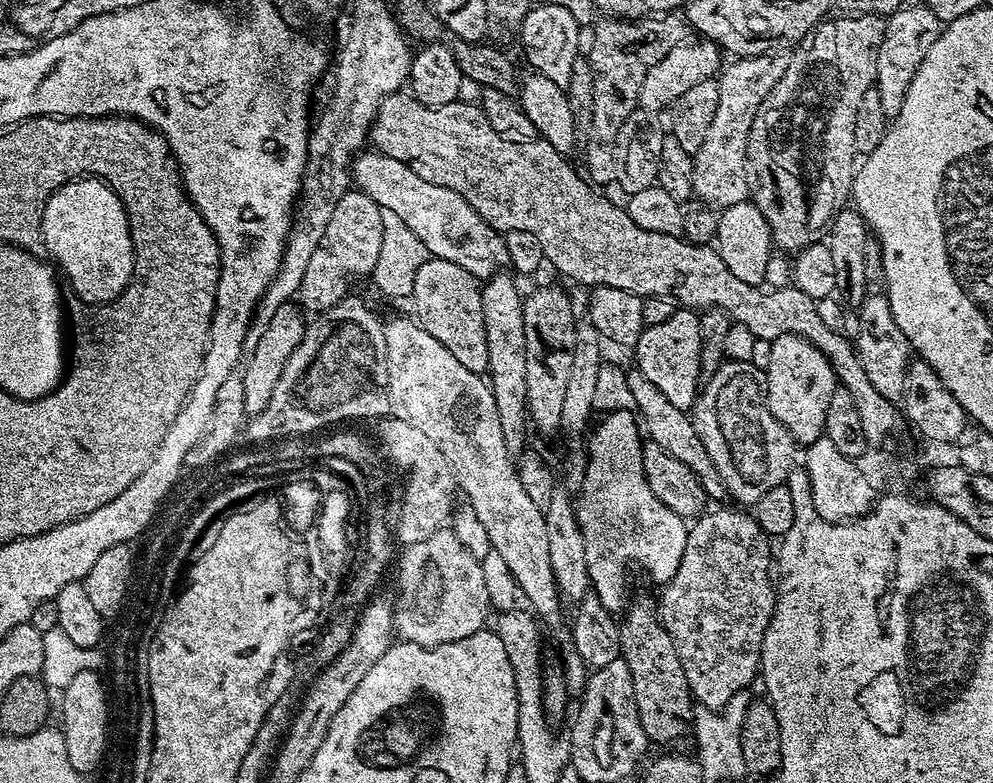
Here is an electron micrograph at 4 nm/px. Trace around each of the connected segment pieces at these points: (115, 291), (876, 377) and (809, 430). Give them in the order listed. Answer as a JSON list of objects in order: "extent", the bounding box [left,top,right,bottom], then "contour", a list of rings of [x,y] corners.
[{"extent":[40,177,135,305],"contour":[[[80,177],[59,187],[44,204],[40,233],[43,247],[54,256],[85,305],[116,300],[135,275],[135,239],[124,204],[96,177]]]},{"extent":[854,293,914,402],"contour":[[[880,293],[865,296],[857,312],[860,313],[856,316],[854,347],[856,357],[862,362],[862,370],[866,370],[866,378],[870,378],[870,386],[874,386],[882,398],[893,402],[903,401],[908,366],[914,353],[906,334],[902,334],[898,322],[894,322],[894,310],[890,310],[887,295]]]},{"extent":[766,334,838,446],"contour":[[[782,334],[768,345],[766,383],[770,414],[786,426],[797,445],[807,446],[824,436],[826,409],[838,381],[830,362],[804,336]]]}]

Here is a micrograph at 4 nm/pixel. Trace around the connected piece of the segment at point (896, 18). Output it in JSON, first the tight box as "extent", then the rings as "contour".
{"extent":[874,2,942,118],"contour":[[[922,2],[909,3],[887,17],[884,25],[882,46],[878,46],[878,70],[874,87],[882,102],[882,109],[888,118],[894,118],[898,110],[902,110],[902,102],[906,98],[906,90],[918,70],[922,66],[922,58],[926,58],[926,50],[938,42],[942,31],[942,22],[934,18],[934,14]]]}

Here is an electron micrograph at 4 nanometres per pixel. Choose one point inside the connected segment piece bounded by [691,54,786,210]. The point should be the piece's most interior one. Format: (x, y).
(720, 177)

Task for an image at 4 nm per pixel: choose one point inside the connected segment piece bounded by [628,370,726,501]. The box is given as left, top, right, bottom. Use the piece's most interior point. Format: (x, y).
(662, 422)

